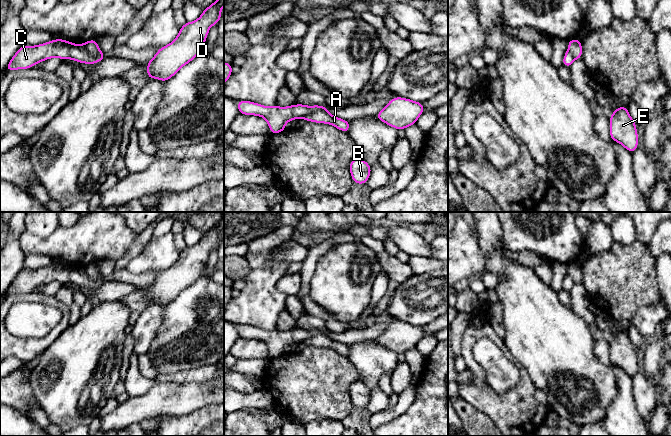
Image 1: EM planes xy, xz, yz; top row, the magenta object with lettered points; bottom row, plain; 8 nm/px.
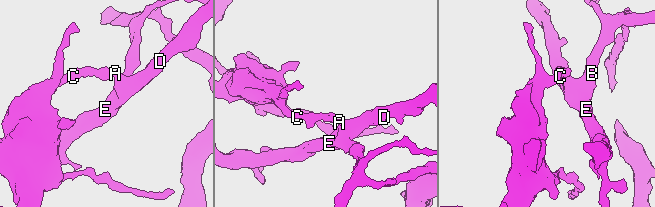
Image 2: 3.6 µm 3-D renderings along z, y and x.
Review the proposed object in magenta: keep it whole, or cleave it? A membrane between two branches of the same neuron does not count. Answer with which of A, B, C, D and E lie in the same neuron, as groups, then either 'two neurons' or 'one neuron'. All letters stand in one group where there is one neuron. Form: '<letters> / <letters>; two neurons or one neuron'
A B D E / C; two neurons

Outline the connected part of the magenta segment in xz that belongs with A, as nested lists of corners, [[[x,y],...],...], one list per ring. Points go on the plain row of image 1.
[[[317,334],[306,339],[304,342],[307,346],[311,345],[316,347],[330,348],[345,357],[348,357],[350,352],[349,345],[332,340],[328,335]]]

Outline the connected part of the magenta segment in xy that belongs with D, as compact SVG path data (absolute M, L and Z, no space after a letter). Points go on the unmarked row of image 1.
M224 212L220 221L205 232L197 244L186 246L180 252L178 260L170 268L161 271L147 286L148 303L155 302L166 306L200 278L210 251L217 249L222 241L223 230Z

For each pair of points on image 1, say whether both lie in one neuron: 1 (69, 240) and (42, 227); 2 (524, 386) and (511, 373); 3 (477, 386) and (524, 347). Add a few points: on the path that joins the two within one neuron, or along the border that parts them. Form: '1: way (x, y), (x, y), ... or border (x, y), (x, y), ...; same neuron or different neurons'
1: border (59, 224), (47, 236), (37, 236), (29, 232); different neurons
2: border (515, 364), (519, 380), (508, 390), (499, 393); different neurons
3: border (519, 362), (528, 373), (532, 382); different neurons

